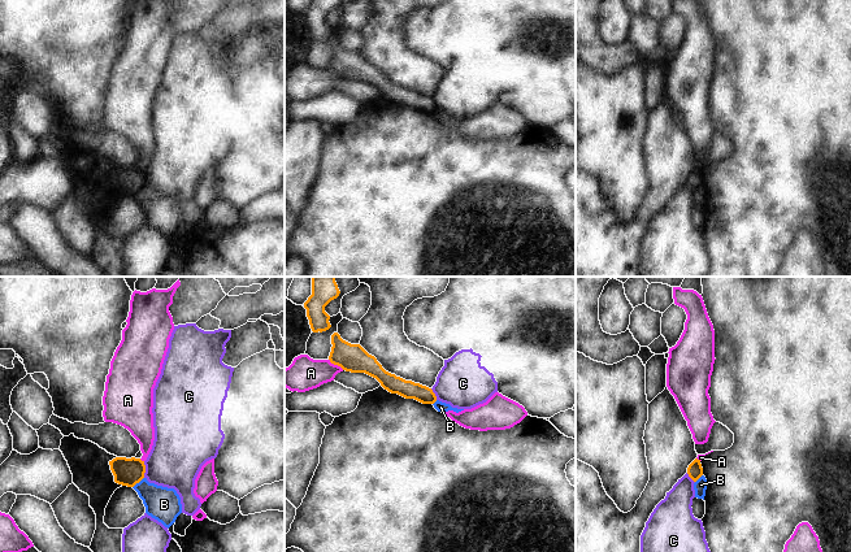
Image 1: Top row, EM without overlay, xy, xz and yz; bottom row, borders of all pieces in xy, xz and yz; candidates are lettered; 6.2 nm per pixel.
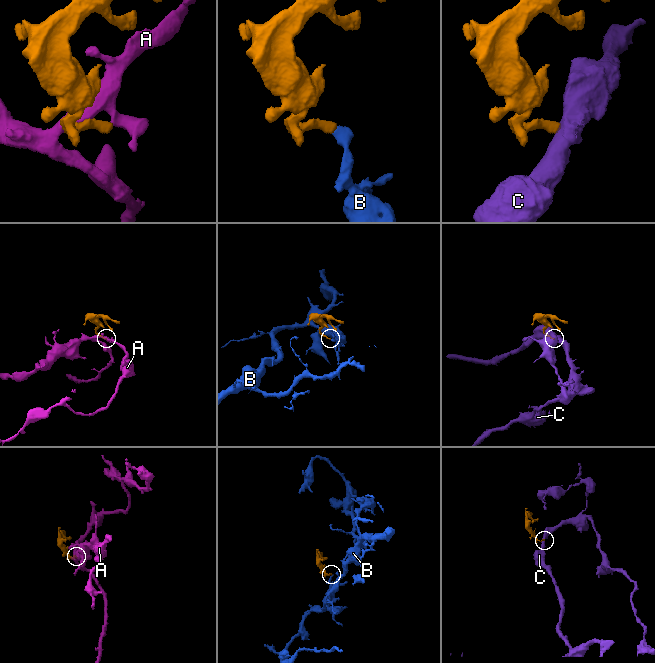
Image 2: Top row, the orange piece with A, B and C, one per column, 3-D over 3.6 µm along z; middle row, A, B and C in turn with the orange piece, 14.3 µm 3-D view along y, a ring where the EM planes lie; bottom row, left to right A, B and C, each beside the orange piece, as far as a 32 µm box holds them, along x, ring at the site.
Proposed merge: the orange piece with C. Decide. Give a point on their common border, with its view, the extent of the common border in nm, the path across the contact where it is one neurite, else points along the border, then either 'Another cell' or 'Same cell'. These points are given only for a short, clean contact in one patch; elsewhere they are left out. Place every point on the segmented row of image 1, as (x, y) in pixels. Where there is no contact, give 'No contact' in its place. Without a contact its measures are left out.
Touches orange at xy (144, 469). Shared border 100 nm. Boundary: xy (143, 461), (144, 477). Another cell.

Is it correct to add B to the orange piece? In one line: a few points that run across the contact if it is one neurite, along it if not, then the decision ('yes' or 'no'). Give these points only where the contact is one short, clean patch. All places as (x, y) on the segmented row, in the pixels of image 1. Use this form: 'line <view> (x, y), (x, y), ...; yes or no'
line xy (143, 477), (133, 487); no

